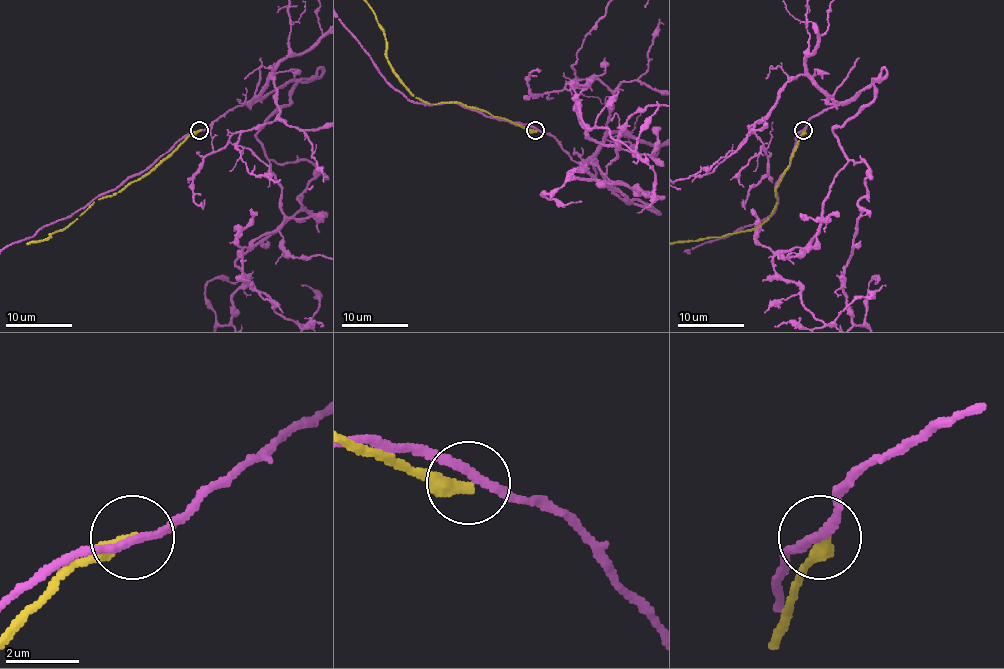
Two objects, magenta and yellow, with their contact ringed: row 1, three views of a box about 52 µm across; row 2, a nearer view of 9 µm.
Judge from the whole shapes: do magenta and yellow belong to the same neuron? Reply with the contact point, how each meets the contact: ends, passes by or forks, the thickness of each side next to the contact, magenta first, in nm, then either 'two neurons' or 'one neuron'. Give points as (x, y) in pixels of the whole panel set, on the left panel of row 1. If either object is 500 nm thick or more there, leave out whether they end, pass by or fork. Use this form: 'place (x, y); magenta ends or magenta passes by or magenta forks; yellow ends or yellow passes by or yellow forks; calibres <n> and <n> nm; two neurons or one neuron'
place (199, 130); magenta passes by; yellow ends; calibres 220 and 340 nm; two neurons

